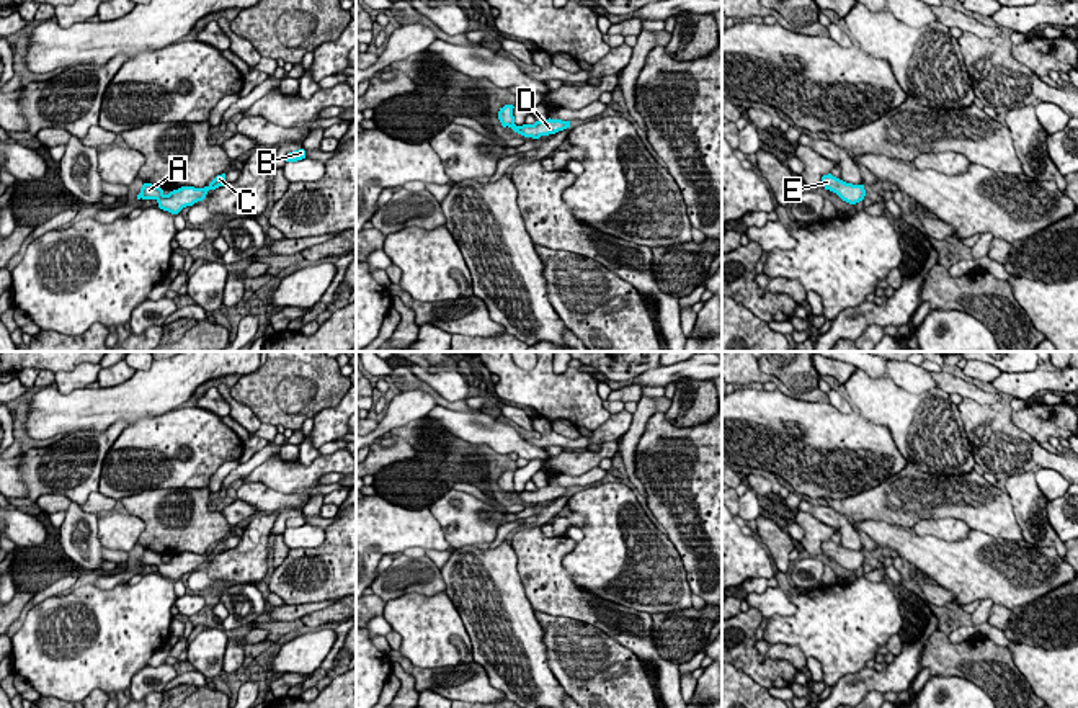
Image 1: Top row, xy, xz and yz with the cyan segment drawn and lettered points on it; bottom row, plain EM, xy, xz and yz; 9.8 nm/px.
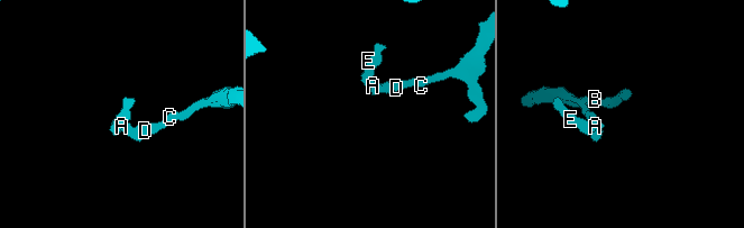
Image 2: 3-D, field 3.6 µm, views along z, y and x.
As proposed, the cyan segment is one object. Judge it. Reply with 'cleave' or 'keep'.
keep

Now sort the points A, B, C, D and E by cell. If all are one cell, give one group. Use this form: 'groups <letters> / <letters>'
groups A B C D E

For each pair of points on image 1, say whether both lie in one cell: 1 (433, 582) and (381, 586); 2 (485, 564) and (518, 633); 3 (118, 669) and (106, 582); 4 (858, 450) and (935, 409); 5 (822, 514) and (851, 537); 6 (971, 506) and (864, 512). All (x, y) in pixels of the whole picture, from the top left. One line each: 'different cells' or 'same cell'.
1: same cell
2: same cell
3: different cells
4: different cells
5: same cell
6: same cell

